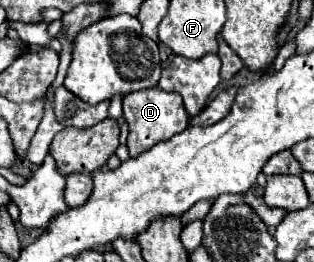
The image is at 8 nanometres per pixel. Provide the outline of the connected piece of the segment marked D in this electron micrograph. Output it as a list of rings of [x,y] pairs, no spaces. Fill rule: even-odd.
[[[154,86],[148,90],[130,92],[122,98],[124,104],[124,120],[128,122],[130,136],[128,136],[128,150],[130,156],[136,158],[140,152],[152,148],[158,142],[170,140],[174,134],[180,134],[186,126],[190,116],[186,114],[186,108],[182,104],[182,98],[176,96],[176,92],[164,92],[162,88]]]

